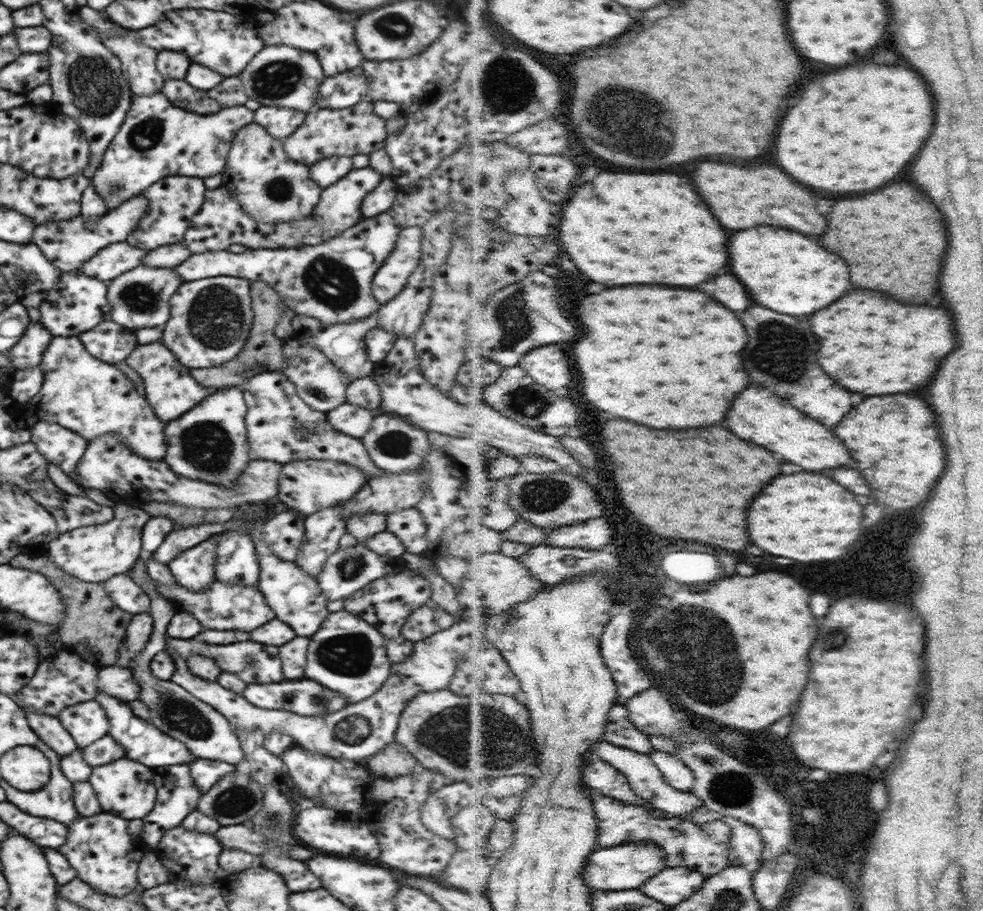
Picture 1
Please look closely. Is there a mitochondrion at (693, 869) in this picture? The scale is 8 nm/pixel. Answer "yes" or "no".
no

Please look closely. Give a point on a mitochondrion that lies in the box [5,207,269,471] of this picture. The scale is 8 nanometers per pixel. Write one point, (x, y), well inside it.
(216, 317)

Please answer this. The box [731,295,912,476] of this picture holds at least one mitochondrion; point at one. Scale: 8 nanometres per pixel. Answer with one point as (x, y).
(780, 351)

